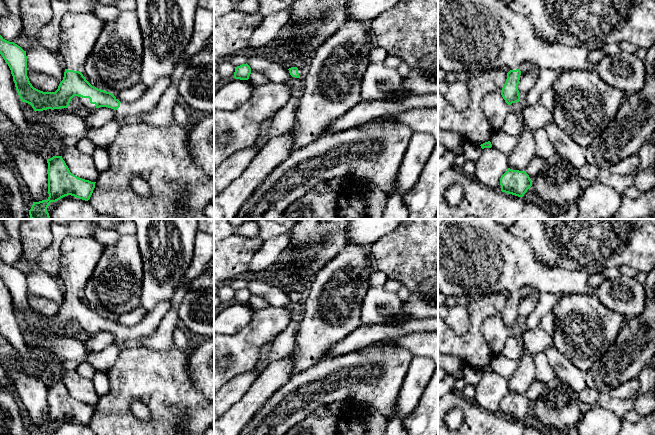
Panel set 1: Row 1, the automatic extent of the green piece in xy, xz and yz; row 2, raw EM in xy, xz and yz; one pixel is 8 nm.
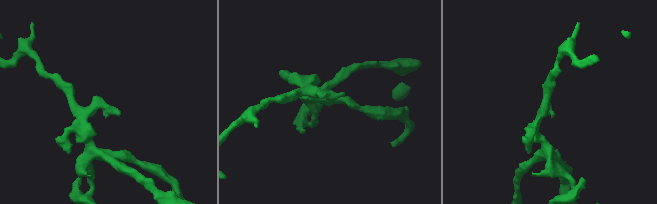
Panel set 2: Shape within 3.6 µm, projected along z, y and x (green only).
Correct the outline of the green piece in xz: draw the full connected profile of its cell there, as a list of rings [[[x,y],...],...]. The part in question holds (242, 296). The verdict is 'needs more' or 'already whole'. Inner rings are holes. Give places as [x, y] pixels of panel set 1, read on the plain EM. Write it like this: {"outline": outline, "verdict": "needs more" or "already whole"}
{"outline": [[[242,288],[240,290],[235,291],[234,301],[235,303],[240,304],[248,304],[251,298],[250,290],[246,288]]], "verdict": "already whole"}

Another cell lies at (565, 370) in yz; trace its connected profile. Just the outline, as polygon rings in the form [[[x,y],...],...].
[[[555,346],[543,351],[557,377],[567,383],[576,393],[587,387],[585,373],[580,371]]]

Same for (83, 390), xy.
[[[76,371],[64,374],[61,380],[72,398],[91,406],[97,405],[100,397],[92,380],[81,377]]]

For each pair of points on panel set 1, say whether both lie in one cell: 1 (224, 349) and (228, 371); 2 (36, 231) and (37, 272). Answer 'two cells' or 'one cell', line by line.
1: one cell
2: one cell

